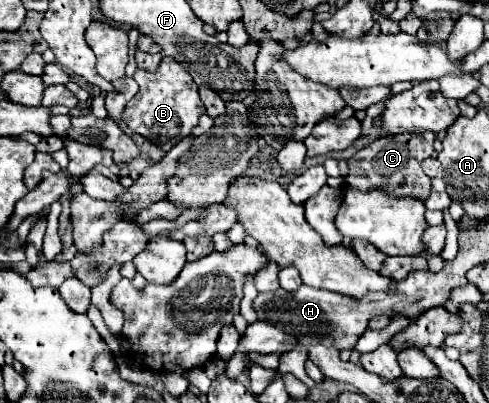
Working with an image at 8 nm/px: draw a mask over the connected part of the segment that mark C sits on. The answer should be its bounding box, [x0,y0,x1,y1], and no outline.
[345,132,433,200]

